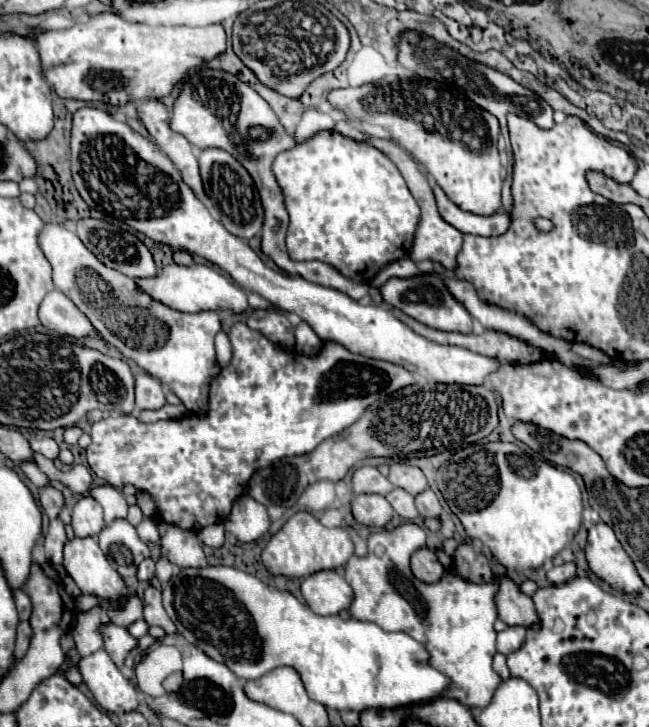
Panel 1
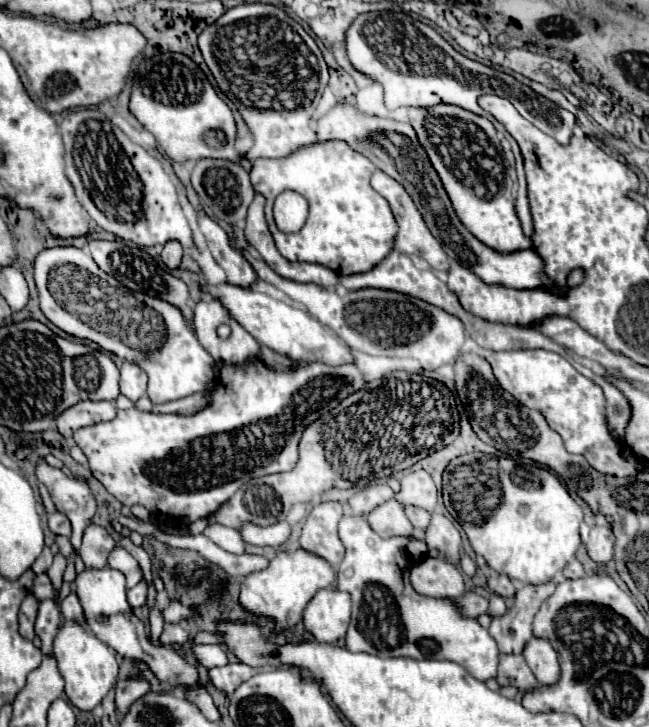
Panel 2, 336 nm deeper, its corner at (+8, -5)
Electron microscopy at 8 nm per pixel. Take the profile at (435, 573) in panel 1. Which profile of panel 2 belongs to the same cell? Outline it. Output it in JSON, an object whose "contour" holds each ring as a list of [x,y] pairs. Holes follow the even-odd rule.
{"contour":[[[444,558],[416,562],[410,570],[410,582],[416,592],[432,598],[460,598],[466,590],[460,570]]]}

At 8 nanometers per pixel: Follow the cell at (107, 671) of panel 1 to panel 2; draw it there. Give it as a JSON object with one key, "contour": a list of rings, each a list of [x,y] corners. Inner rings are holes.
{"contour":[[[66,620],[60,628],[60,632],[54,638],[54,658],[60,670],[60,676],[64,678],[66,686],[64,692],[68,700],[80,708],[80,710],[92,710],[96,704],[102,702],[102,698],[108,694],[108,690],[114,686],[118,678],[118,662],[116,652],[108,648],[100,638],[96,638],[88,628],[74,620]]]}

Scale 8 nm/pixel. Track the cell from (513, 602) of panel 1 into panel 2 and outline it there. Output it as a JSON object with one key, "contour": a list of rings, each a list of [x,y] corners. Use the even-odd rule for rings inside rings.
{"contour":[[[532,638],[528,646],[524,648],[524,658],[534,672],[538,684],[552,686],[556,680],[560,680],[560,666],[558,666],[558,654],[548,644],[548,640]]]}

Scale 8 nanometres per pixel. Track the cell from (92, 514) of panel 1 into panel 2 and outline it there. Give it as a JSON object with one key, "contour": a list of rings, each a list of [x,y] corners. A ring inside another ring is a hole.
{"contour":[[[90,524],[82,538],[80,558],[86,568],[104,568],[108,554],[112,552],[114,546],[116,546],[114,538],[110,536],[110,532],[106,528]]]}

